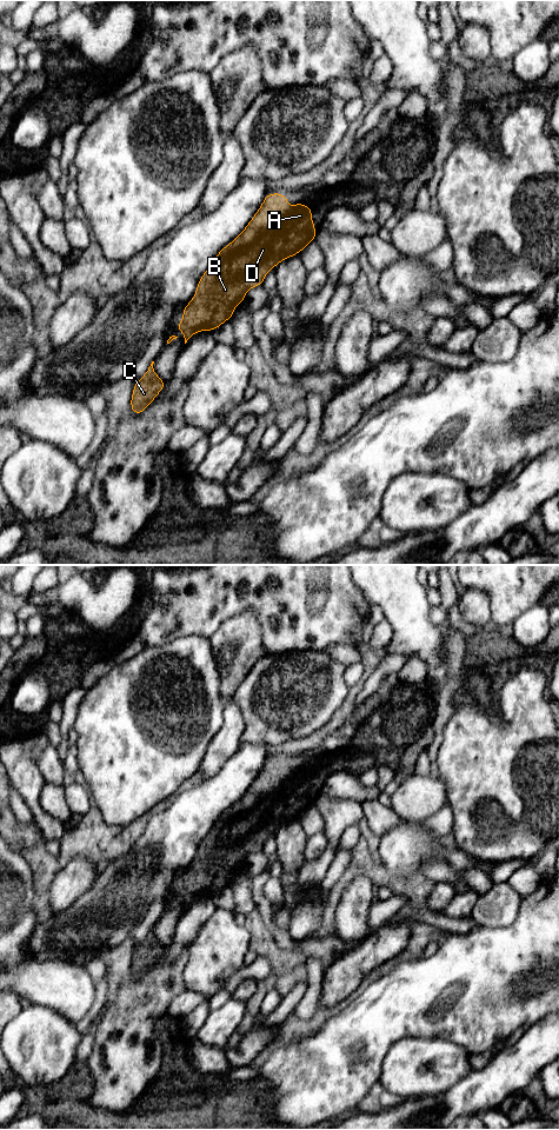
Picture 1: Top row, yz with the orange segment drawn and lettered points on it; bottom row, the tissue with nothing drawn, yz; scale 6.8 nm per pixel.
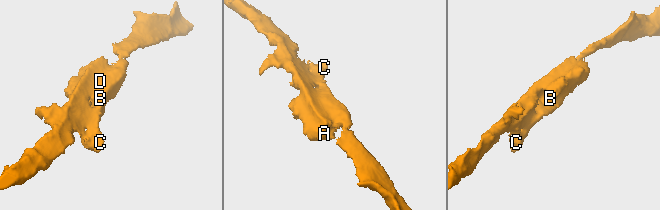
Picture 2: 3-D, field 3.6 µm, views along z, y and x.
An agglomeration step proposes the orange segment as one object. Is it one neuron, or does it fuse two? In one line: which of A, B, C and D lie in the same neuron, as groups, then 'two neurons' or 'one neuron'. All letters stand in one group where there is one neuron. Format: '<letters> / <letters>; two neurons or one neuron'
A B C D; one neuron

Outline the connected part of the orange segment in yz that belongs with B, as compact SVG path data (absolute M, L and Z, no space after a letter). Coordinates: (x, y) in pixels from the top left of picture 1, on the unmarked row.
M282 758L267 759L258 777L245 795L215 822L208 835L201 840L195 860L182 873L182 886L175 893L184 898L185 909L197 897L214 896L226 885L231 885L238 869L244 869L246 857L262 850L267 837L282 825L297 820L312 805L317 796L312 787L312 773L299 766L291 773Z

